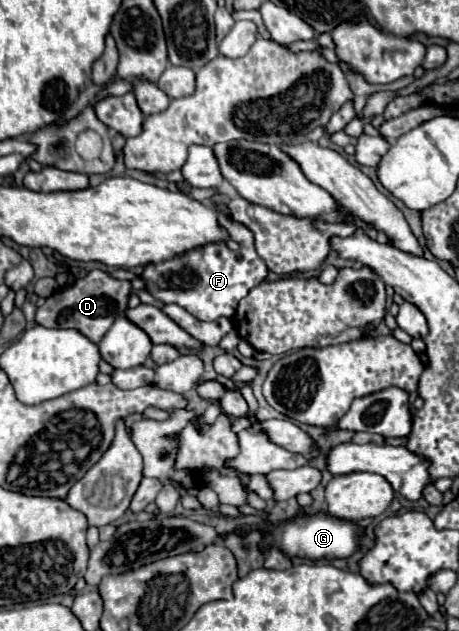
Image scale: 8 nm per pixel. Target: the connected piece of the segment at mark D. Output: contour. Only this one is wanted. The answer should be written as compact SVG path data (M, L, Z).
M93 269L87 277L77 279L73 285L69 285L63 291L57 291L51 295L45 305L37 309L35 321L43 327L59 327L59 329L77 329L93 343L99 343L101 337L107 333L107 329L113 325L117 315L123 315L127 309L131 285L129 281L119 281L109 277L107 273Z

